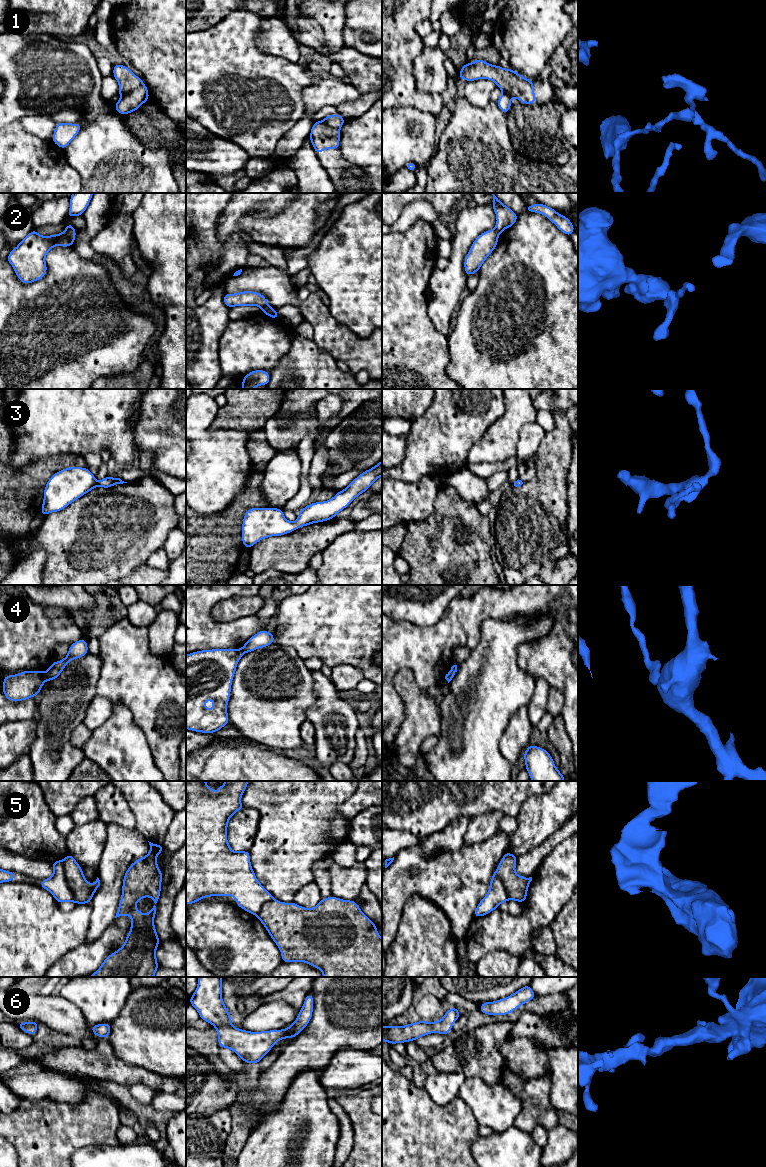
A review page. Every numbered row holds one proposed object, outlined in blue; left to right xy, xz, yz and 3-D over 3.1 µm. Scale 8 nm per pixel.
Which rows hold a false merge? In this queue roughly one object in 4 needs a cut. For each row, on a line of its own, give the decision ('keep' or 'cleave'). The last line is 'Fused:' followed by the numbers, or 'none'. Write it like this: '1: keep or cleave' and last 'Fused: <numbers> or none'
1: cleave
2: cleave
3: keep
4: cleave
5: cleave
6: keep
Fused: 1, 2, 4, 5

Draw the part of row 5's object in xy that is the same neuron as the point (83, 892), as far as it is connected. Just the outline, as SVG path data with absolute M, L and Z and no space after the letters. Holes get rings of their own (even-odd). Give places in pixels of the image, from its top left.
M68 854L63 860L64 873L70 888L73 890L75 904L89 904L94 893L100 886L100 880L97 877L93 884L86 881L81 866L75 858Z

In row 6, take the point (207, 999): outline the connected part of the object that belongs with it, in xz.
M197 977L197 979L198 985L189 999L189 1003L197 1010L202 1020L212 1024L217 1030L218 1045L221 1048L227 1048L234 1051L241 1060L248 1064L259 1063L261 1059L268 1054L276 1042L285 1038L295 1038L309 1024L312 1018L314 998L311 993L308 993L296 1020L288 1028L278 1031L268 1030L260 1032L238 1029L231 1024L232 1017L222 1000L222 977Z

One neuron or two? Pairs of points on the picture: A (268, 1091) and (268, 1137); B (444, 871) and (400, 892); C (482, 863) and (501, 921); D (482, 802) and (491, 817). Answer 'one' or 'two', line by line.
A: two
B: one
C: two
D: two

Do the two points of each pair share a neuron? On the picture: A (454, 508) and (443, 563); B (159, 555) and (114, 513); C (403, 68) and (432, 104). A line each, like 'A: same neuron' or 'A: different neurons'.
A: same neuron
B: different neurons
C: same neuron

